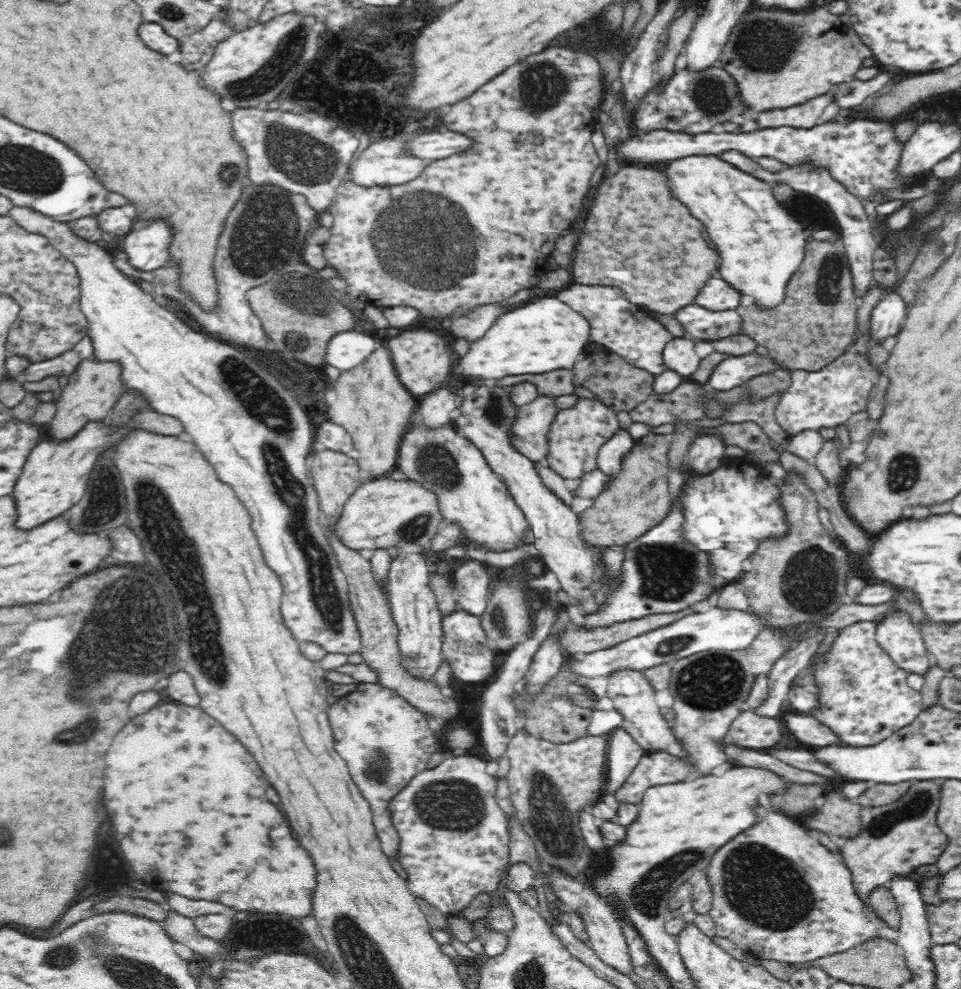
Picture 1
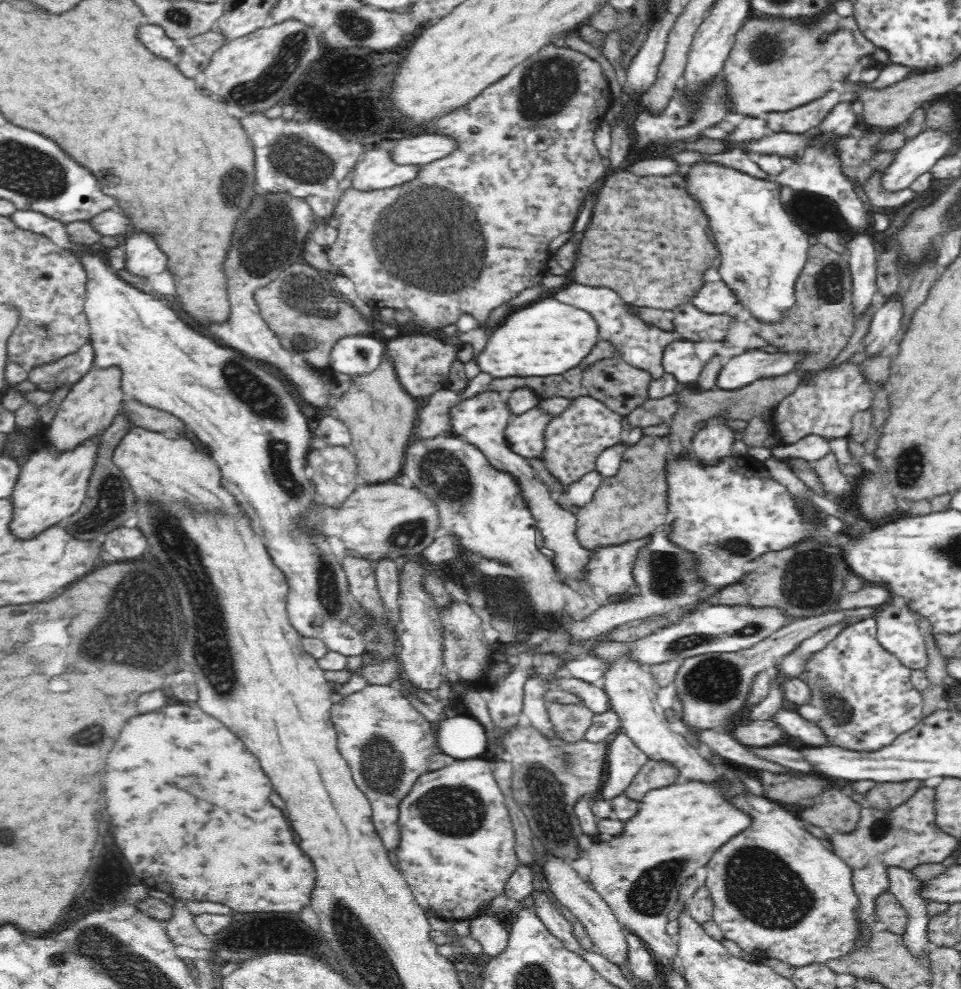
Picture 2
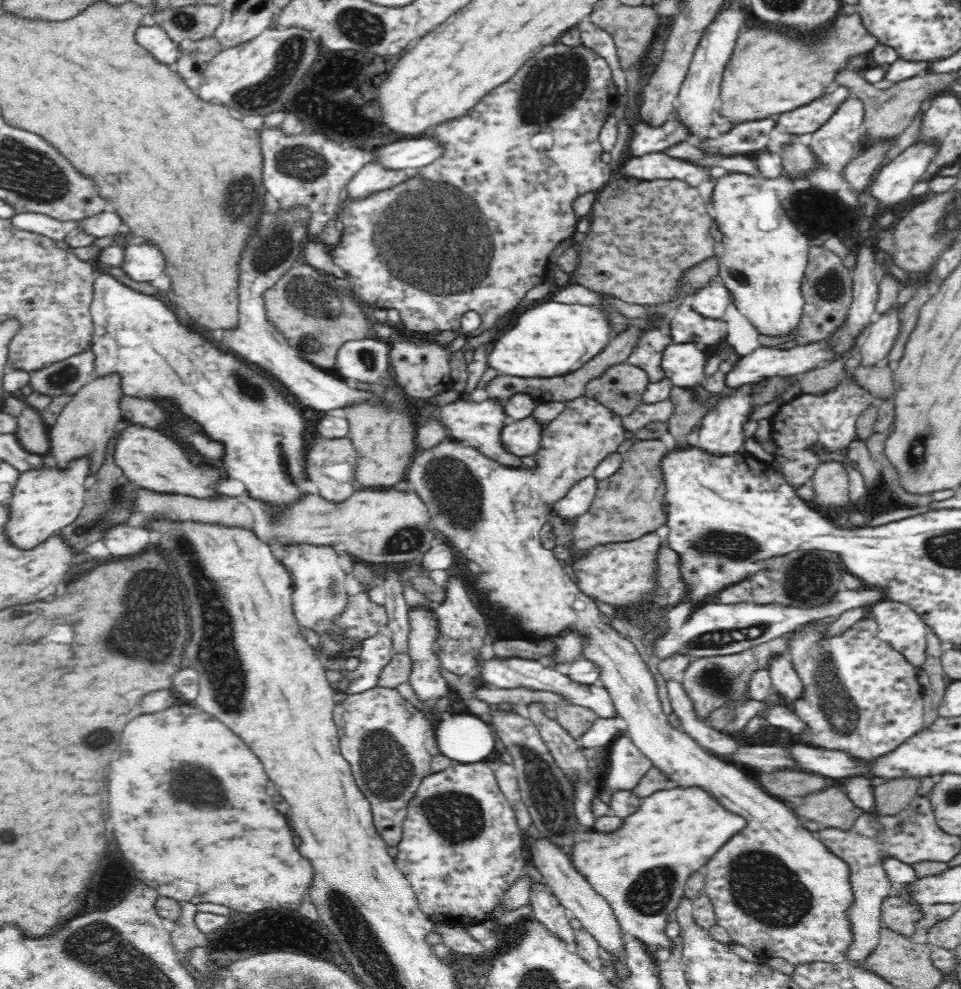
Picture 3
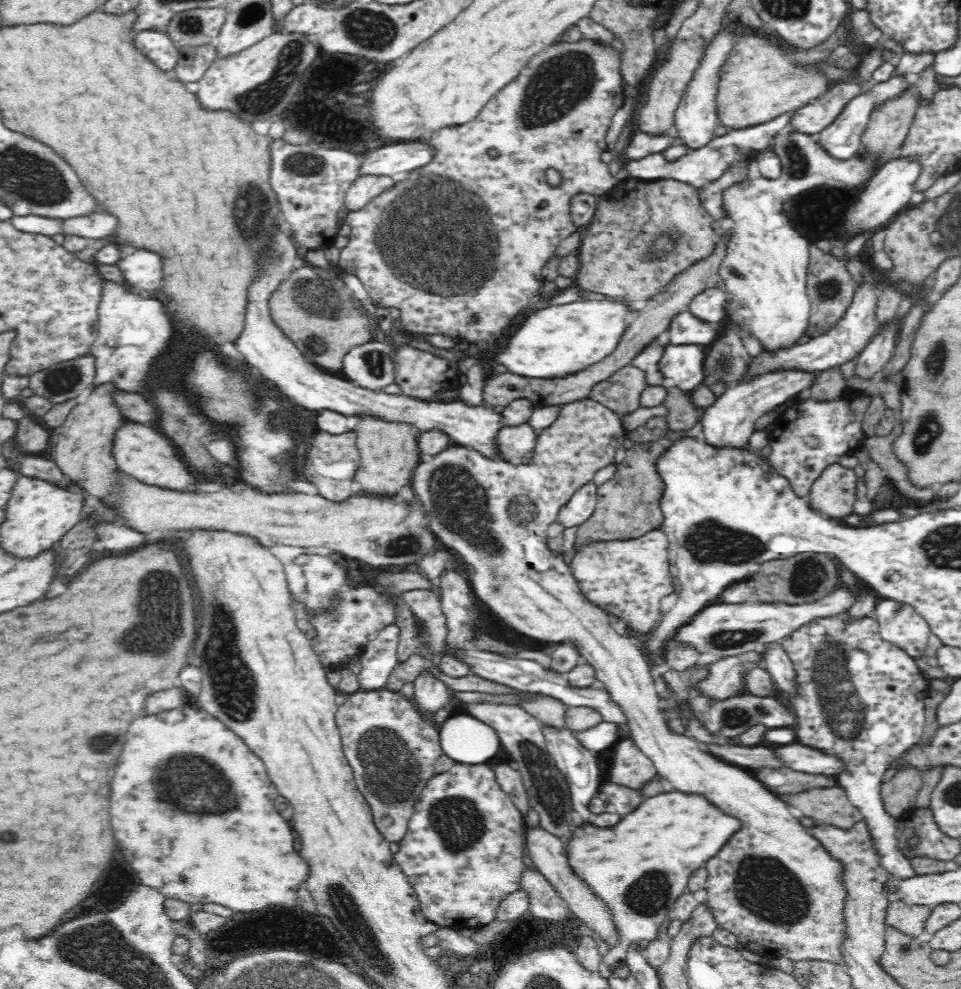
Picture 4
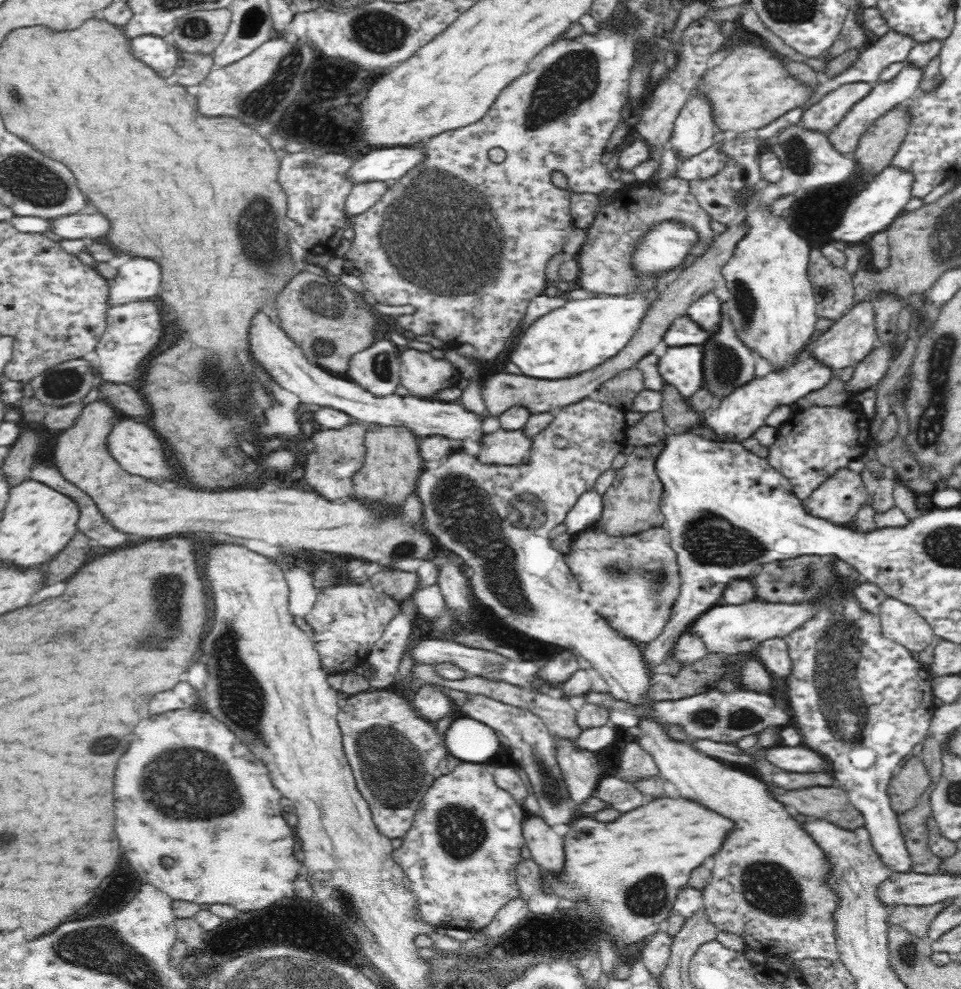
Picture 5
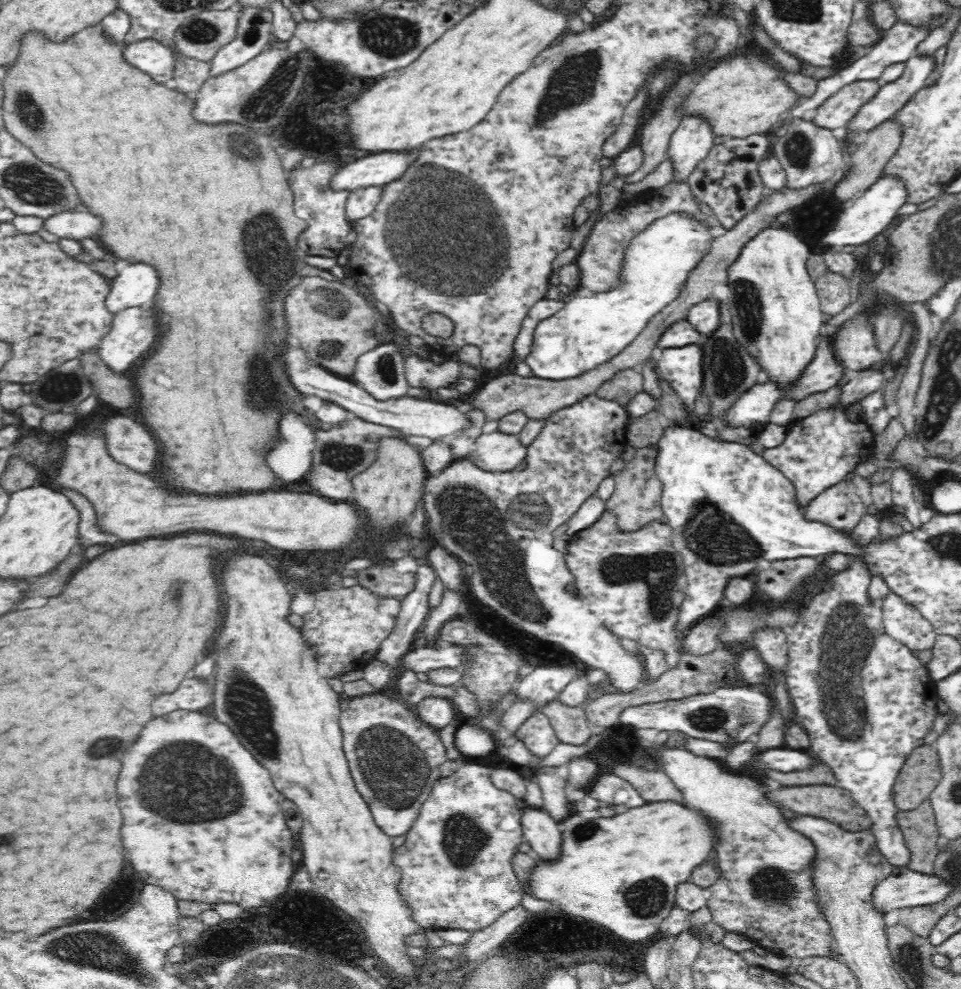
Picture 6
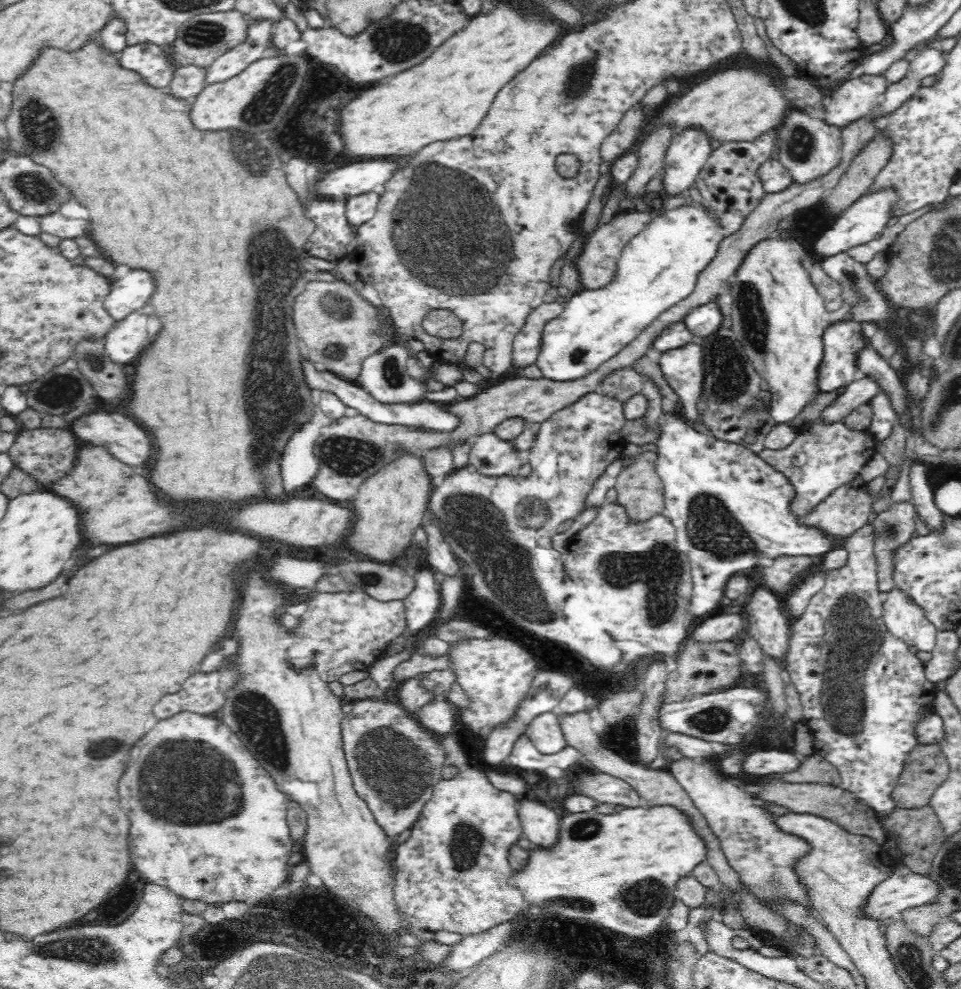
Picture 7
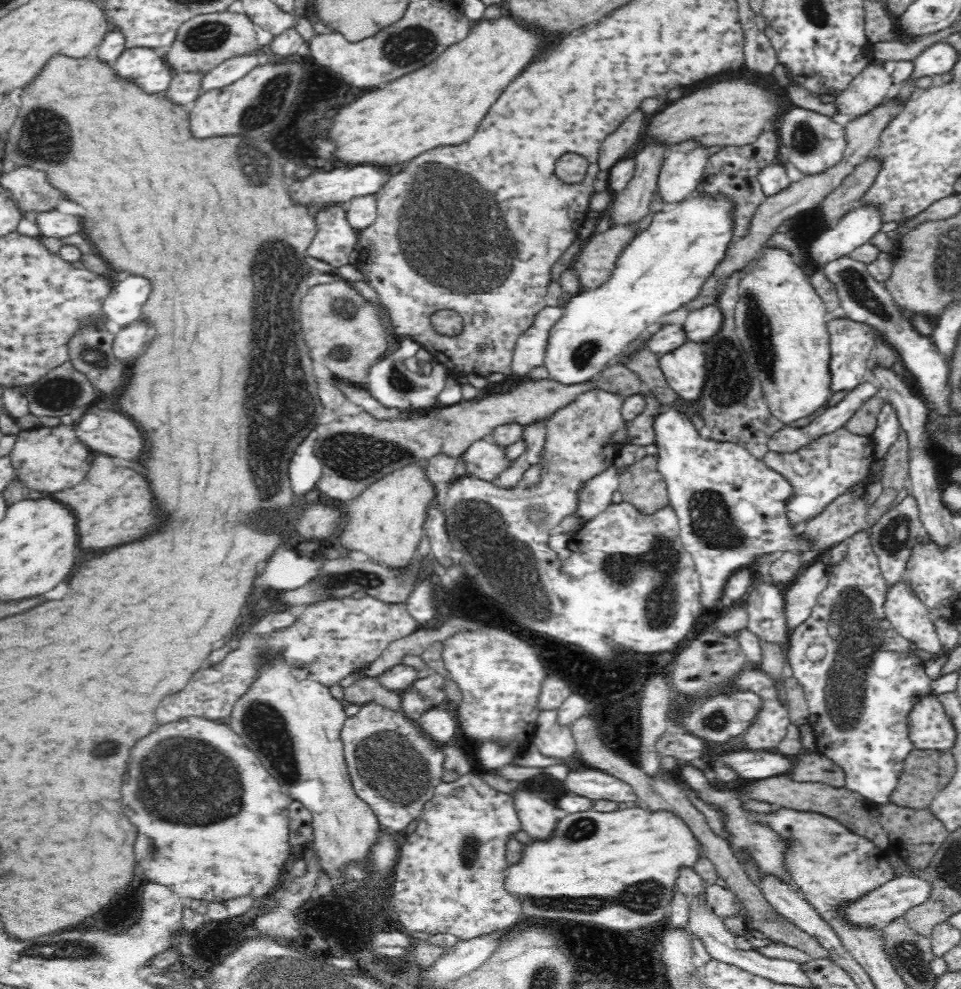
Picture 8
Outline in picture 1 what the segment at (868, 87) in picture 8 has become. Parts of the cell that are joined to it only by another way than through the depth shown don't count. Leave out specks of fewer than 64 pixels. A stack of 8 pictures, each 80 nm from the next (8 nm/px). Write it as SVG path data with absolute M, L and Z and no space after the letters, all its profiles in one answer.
M830 90L800 106L792 106L786 110L760 112L757 124L760 124L761 129L764 126L816 126L816 120L822 116L824 109L834 102L836 102L835 90Z

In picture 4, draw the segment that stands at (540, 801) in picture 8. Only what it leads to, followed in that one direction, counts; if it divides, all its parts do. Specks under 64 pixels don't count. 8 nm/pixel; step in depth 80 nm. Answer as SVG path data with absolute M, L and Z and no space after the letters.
M525 826L525 851L529 853L533 860L533 865L538 869L550 884L557 889L559 896L566 900L569 904L570 912L580 920L584 921L586 927L592 928L594 932L598 932L611 947L619 942L619 936L616 932L615 923L609 914L608 907L604 905L604 901L598 900L592 890L588 890L588 886L574 874L572 867L568 864L568 858L564 854L564 846L562 840L556 838L556 834L552 834L544 830L541 826Z

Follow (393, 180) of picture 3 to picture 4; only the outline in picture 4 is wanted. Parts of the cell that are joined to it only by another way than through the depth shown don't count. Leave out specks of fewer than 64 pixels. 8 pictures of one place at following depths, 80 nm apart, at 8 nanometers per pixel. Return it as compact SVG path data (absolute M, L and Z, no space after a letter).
M360 175L347 190L345 196L345 211L356 211L377 194L382 194L393 185L392 177L388 175Z

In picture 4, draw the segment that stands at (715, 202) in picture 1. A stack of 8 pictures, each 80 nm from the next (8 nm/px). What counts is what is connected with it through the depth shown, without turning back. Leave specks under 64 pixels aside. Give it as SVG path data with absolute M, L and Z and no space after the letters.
M795 130L781 137L778 143L770 144L769 149L781 160L781 175L777 179L770 180L766 177L744 179L742 182L734 182L723 192L723 210L734 220L734 226L732 238L728 242L728 254L725 254L719 268L719 282L727 296L726 320L735 320L738 327L742 327L745 332L756 338L762 350L777 353L804 338L812 310L812 300L808 299L806 285L810 246L806 238L802 238L798 232L792 230L792 224L788 222L782 209L783 202L789 200L791 196L822 184L836 188L842 186L858 188L871 178L878 166L872 159L861 158L859 155L853 159L838 160L824 150L816 136Z

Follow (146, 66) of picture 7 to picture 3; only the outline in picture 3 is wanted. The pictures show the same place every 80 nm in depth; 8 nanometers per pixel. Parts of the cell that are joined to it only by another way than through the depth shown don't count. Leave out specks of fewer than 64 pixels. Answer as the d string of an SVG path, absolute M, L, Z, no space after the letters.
M158 24L154 26L140 25L135 34L136 42L148 50L158 62L174 66L182 51L168 33Z

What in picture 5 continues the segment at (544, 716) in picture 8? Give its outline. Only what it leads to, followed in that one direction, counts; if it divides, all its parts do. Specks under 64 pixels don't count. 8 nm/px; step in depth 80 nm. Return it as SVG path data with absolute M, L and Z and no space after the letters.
M467 693L465 701L458 702L458 708L464 716L482 722L498 732L507 744L515 765L528 774L546 824L568 824L574 818L574 808L570 806L568 788L564 784L561 768L555 758L555 738L550 734L546 723L537 714L525 708L507 705L482 694Z

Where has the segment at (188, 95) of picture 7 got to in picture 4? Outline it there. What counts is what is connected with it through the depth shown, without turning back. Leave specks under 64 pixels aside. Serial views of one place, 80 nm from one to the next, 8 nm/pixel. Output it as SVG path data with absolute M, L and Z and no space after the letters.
M215 44L190 47L179 50L178 64L174 68L176 78L184 84L198 82L208 70L208 67L217 59Z

